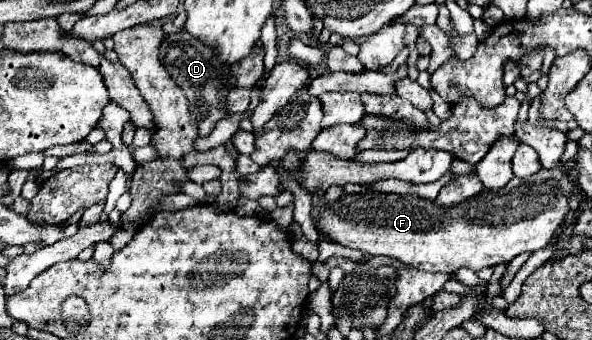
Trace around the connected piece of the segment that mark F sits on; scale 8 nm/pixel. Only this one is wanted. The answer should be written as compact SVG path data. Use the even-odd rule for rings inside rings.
M561 165L549 171L541 169L539 173L525 179L513 177L513 181L509 181L503 189L483 189L481 193L473 195L471 201L465 199L451 207L441 207L435 201L421 199L417 195L365 191L343 195L339 201L329 203L327 211L323 211L317 221L317 231L319 235L325 235L325 239L333 239L333 243L341 243L343 247L359 249L369 255L385 255L421 271L455 273L461 267L481 271L483 267L509 263L523 251L533 253L543 249L551 241L555 229L565 221L567 195L571 191L571 181L567 179Z

